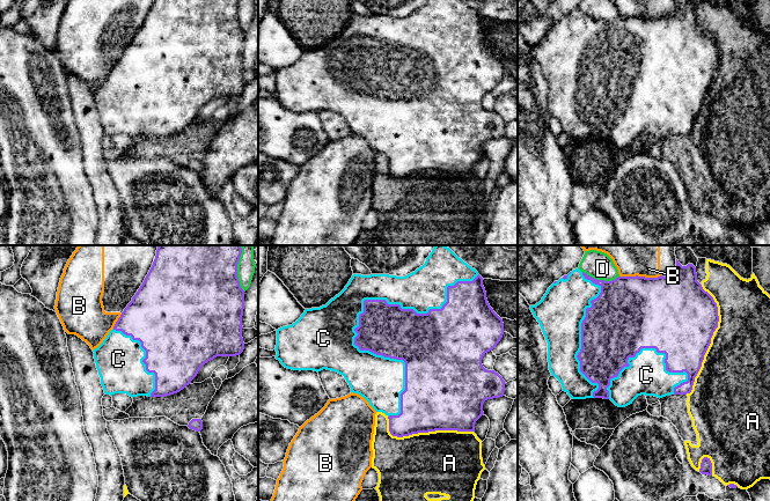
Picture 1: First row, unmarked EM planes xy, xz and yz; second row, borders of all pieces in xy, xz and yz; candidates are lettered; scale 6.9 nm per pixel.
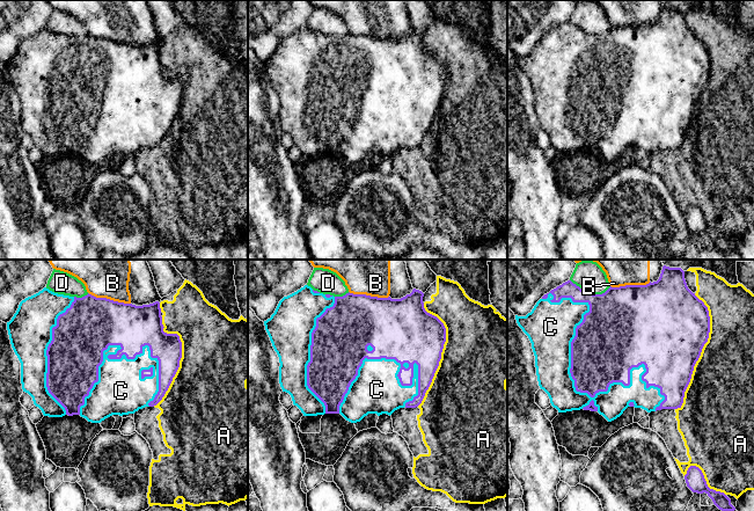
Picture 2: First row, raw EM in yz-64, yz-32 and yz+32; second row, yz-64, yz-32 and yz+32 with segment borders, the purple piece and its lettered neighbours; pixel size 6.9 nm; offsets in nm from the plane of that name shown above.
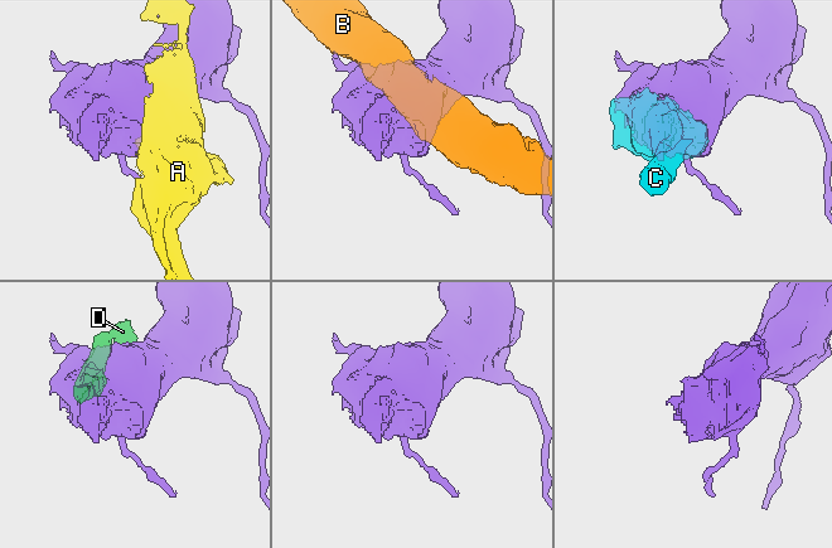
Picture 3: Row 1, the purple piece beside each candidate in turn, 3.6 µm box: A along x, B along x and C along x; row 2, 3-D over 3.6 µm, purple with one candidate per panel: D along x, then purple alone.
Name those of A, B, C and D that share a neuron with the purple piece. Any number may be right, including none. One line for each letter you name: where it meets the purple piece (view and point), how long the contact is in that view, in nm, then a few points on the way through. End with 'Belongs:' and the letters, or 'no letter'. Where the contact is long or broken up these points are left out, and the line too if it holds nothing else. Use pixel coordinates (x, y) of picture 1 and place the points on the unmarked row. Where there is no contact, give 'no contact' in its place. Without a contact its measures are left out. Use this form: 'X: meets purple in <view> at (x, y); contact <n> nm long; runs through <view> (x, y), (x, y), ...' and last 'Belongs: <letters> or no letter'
C: meets purple in xz at (360, 54); contact 1150 nm long
Belongs: C

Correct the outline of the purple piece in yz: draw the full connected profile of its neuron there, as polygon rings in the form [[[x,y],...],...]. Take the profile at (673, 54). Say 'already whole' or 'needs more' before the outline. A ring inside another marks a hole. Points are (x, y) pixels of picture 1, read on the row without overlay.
needs more; [[[676,0],[676,13],[673,16],[645,19],[645,17],[618,17],[611,22],[597,21],[579,9],[573,10],[558,22],[555,22],[547,31],[542,40],[535,46],[530,46],[534,58],[540,64],[542,73],[548,83],[549,111],[562,125],[572,140],[603,139],[610,140],[616,147],[625,148],[641,135],[662,139],[669,135],[687,135],[692,131],[695,118],[697,117],[704,96],[711,84],[713,73],[718,68],[718,47],[713,38],[703,30],[697,22],[696,8],[692,5],[682,7]]]

